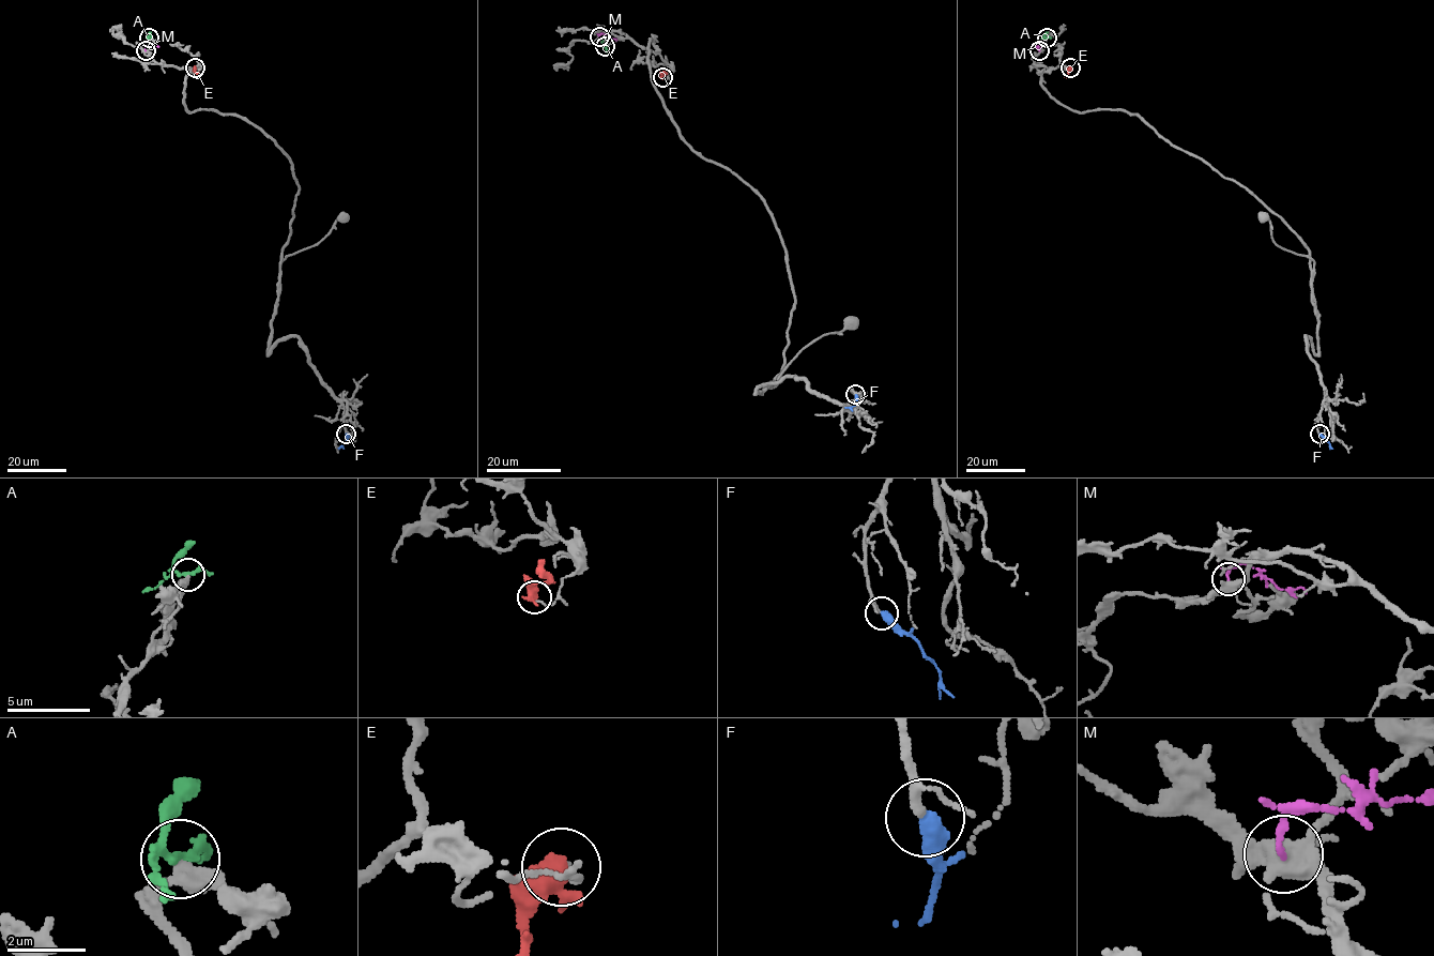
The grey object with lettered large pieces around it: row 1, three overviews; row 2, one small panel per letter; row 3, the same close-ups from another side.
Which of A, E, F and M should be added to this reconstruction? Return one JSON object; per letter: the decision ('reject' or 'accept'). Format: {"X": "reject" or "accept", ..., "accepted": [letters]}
{"A": "reject", "E": "reject", "F": "accept", "M": "reject", "accepted": ["F"]}

